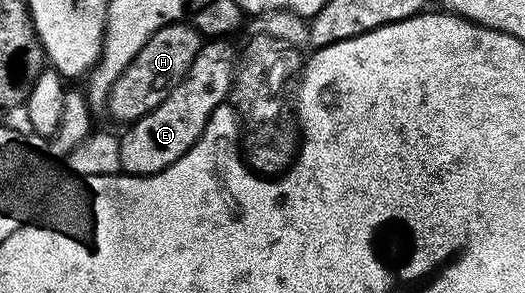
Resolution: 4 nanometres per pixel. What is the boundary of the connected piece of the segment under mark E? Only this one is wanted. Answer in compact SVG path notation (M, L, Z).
M205 41L202 42L195 61L191 61L191 69L187 69L187 77L151 113L147 113L141 119L128 124L124 128L125 135L120 136L121 148L121 171L126 175L154 175L163 169L167 169L203 133L211 113L220 103L230 98L233 89L233 76L235 74L235 63L233 59L233 47L229 41Z

